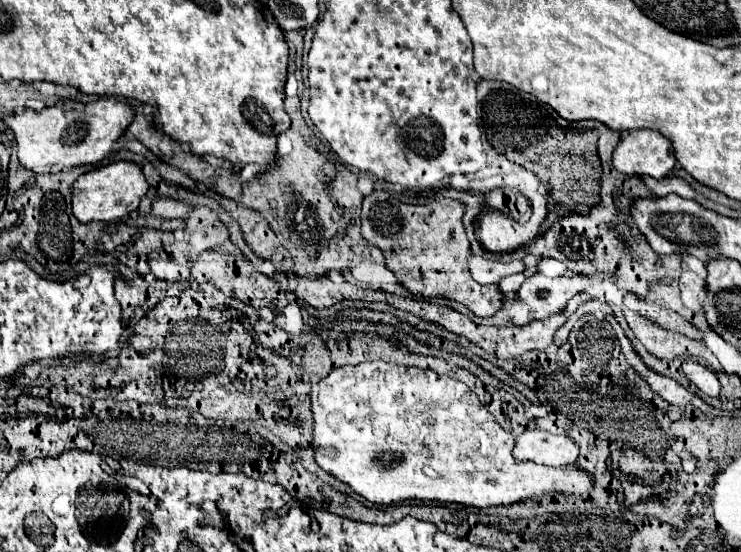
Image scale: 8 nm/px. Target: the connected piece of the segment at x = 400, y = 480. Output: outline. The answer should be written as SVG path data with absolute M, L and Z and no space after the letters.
M384 361L338 367L320 383L312 385L310 401L314 421L312 449L316 463L322 471L346 483L358 495L376 505L428 499L470 507L496 507L512 505L550 491L564 495L584 493L592 485L590 475L578 471L574 465L544 467L530 461L514 461L514 437L494 421L476 393L462 381L436 375L428 369L402 367Z

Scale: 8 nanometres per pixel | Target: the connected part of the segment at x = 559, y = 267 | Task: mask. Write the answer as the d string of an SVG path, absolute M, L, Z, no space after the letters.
M546 259L546 261L542 261L540 265L540 273L542 275L548 275L548 277L558 277L558 275L566 275L566 265L562 263L562 261L558 261L558 259Z

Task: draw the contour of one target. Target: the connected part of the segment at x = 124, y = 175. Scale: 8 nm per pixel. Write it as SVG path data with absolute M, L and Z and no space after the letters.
M130 161L110 163L80 175L72 185L72 213L80 223L90 221L118 221L138 209L140 199L146 195L148 183L142 169Z

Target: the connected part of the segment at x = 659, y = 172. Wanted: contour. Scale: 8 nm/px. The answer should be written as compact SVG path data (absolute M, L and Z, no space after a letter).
M636 129L620 139L612 153L612 165L624 175L650 175L664 179L676 165L672 143L656 131Z

